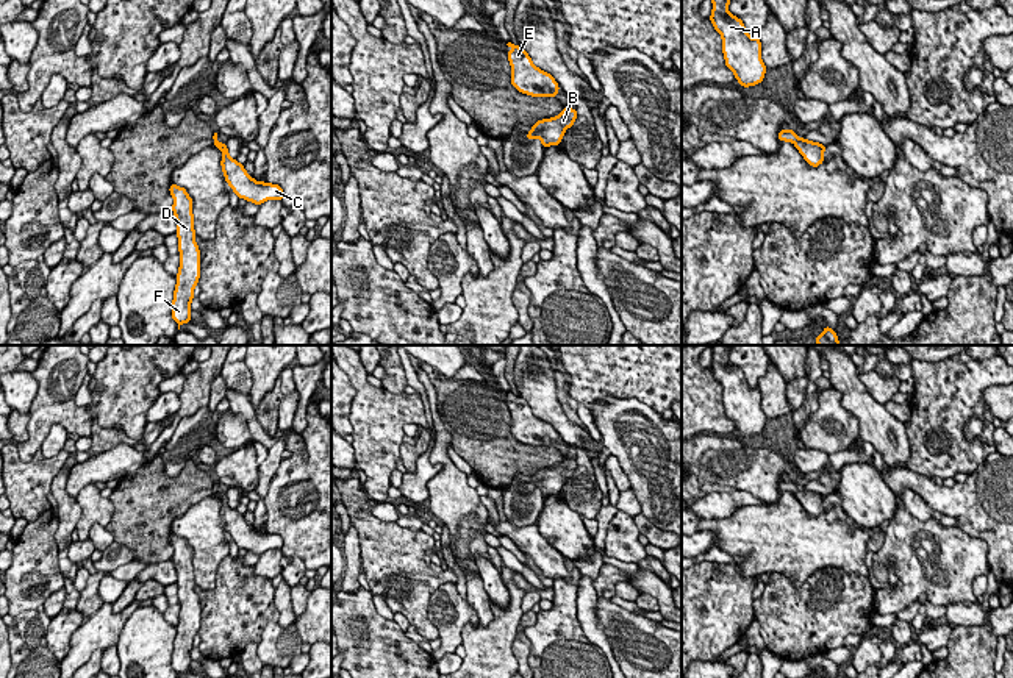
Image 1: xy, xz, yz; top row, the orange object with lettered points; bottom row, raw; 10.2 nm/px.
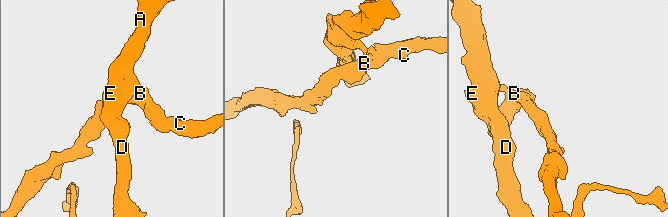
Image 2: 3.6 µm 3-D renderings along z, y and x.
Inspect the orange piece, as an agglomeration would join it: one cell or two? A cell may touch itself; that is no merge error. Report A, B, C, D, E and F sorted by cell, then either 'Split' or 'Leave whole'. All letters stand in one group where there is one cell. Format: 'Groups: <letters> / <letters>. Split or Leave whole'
Groups: A D E F / B C. Split

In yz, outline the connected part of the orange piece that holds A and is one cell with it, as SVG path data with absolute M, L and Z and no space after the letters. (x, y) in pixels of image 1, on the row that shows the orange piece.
M730 0L711 2L713 11L710 20L722 37L725 66L744 87L761 83L766 73L766 66L761 61L760 37L750 37L743 20L728 12Z

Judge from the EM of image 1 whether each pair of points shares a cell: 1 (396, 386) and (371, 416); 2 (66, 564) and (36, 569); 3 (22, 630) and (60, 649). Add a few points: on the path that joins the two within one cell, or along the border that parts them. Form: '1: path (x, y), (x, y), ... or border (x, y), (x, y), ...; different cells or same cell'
1: border (382, 386), (393, 392), (402, 392); different cells
2: border (53, 531), (58, 567), (64, 578); different cells
3: border (50, 619), (47, 649), (60, 661); different cells

